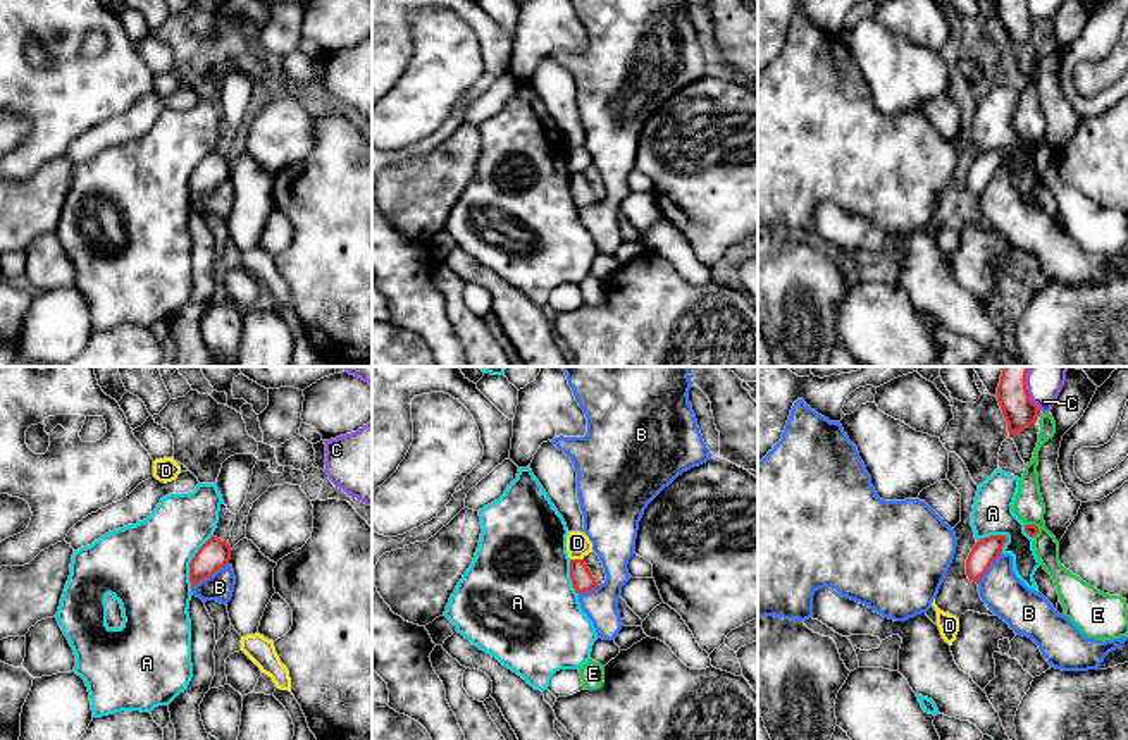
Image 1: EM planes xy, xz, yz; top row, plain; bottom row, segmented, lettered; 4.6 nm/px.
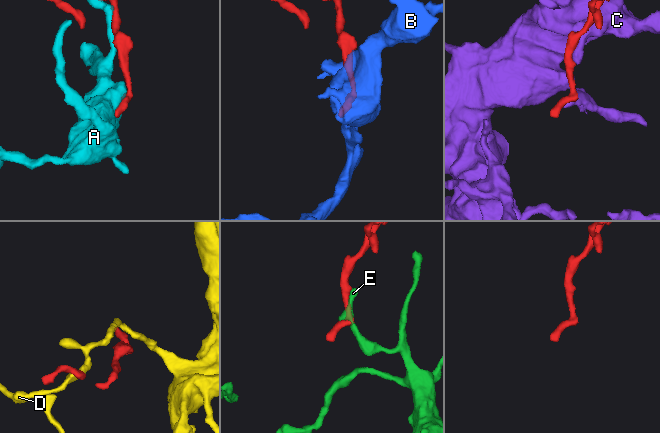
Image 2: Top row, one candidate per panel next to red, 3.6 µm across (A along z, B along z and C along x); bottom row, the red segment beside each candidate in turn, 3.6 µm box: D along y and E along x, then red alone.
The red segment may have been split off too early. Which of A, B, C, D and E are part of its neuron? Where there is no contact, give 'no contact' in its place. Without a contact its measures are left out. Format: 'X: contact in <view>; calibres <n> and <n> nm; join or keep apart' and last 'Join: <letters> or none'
A: contact in xy; calibres 140 and 400 nm; keep apart
B: contact in xy; calibres 140 and 130 nm; keep apart
C: contact in yz; calibres 160 and 110 nm; keep apart
D: contact in xz; calibres 110 and 110 nm; keep apart
E: contact in yz; calibres 60 and 150 nm; keep apart
Join: none

